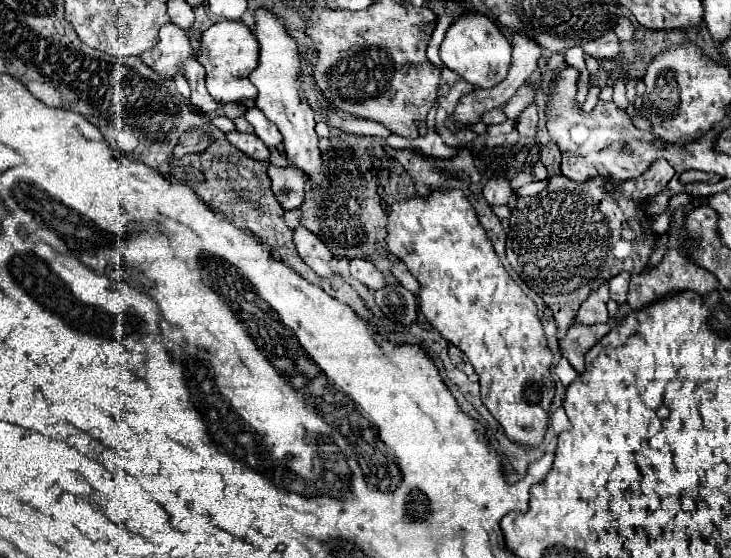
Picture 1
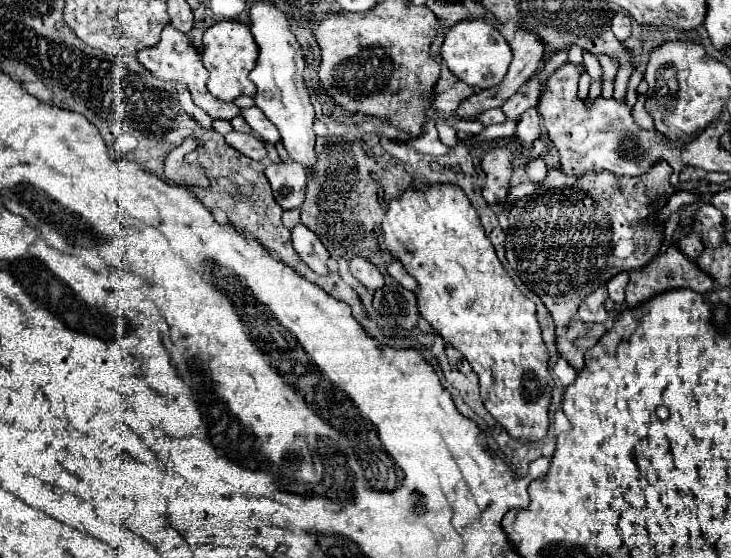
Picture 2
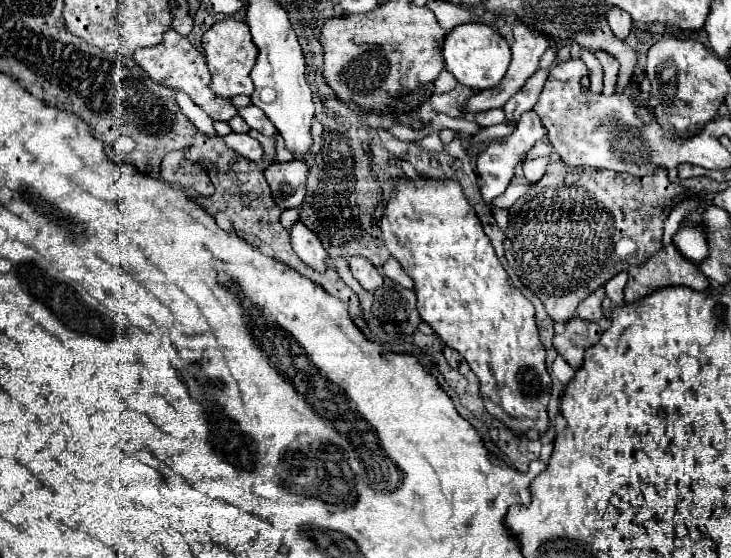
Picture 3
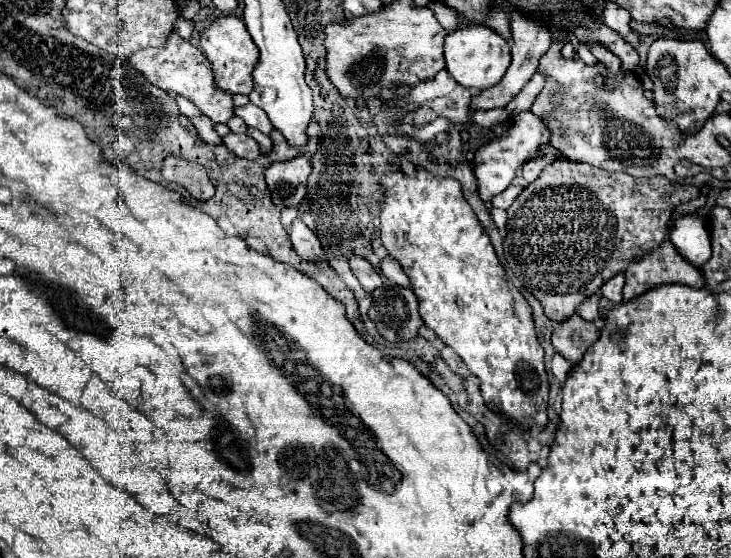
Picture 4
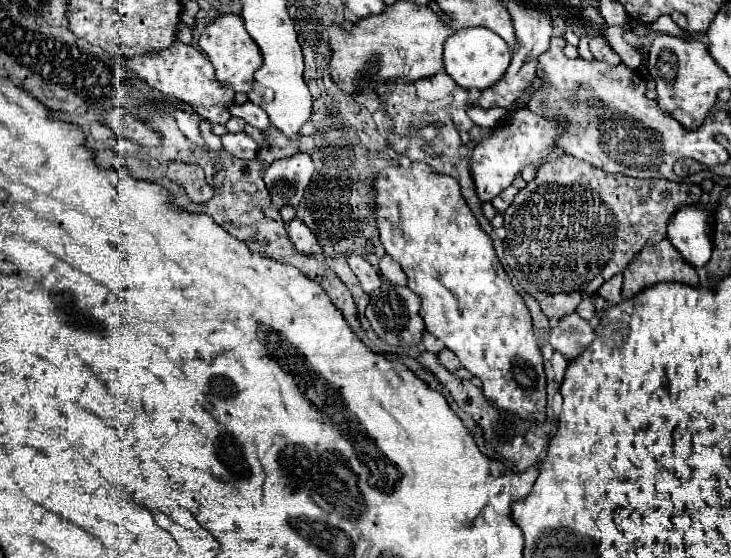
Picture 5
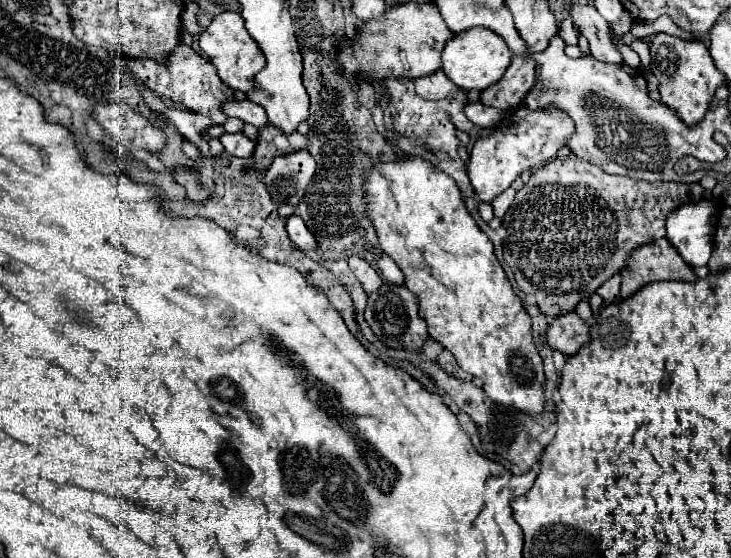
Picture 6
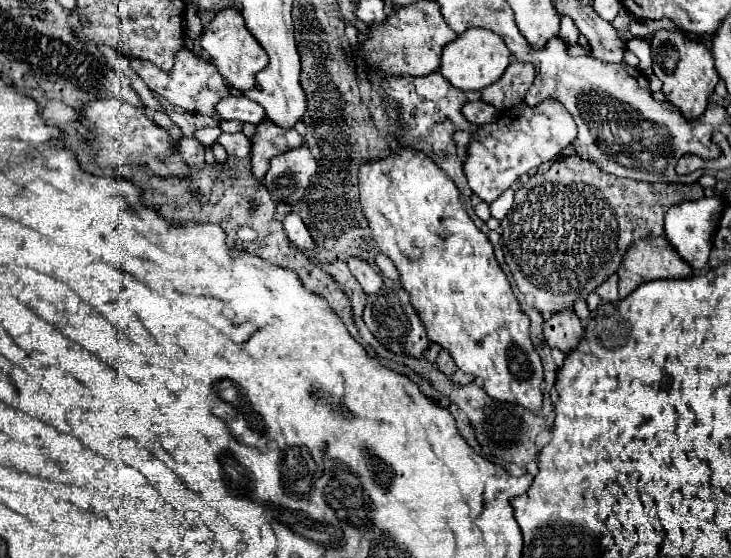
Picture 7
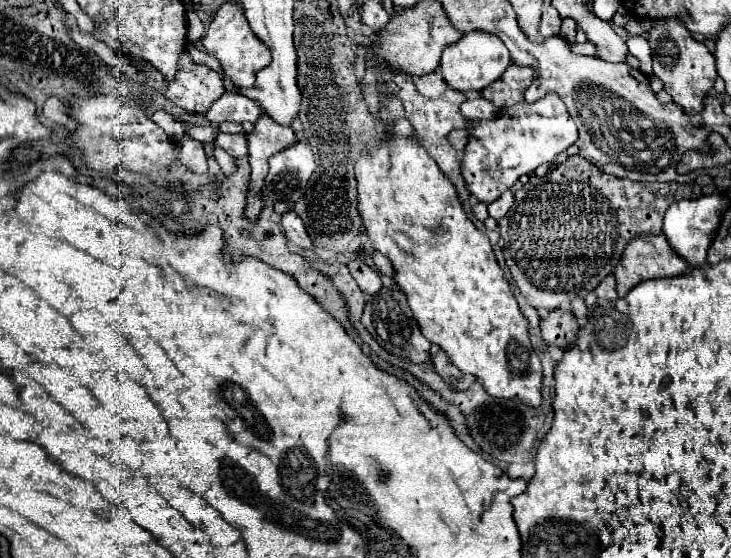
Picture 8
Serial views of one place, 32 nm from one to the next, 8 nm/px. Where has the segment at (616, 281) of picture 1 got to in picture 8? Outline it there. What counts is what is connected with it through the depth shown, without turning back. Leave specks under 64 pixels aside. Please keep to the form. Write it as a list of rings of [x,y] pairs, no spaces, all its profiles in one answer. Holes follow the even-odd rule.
[[[612,274],[606,276],[606,278],[598,284],[598,288],[596,288],[594,292],[596,292],[596,296],[598,296],[600,300],[616,300],[618,294],[616,294],[616,280],[614,280],[614,276],[612,276]]]

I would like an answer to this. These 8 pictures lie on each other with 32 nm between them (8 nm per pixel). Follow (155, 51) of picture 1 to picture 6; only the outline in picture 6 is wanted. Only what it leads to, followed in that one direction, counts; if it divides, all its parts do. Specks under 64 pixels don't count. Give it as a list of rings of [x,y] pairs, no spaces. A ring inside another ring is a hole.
[[[178,44],[168,56],[166,62],[154,62],[154,58],[130,58],[128,60],[128,68],[154,92],[170,98],[172,102],[208,116],[214,124],[224,124],[228,118],[226,114],[222,114],[222,102],[228,102],[230,98],[234,98],[234,92],[222,84],[222,80],[218,78],[212,62],[208,58],[204,58],[202,54],[198,54],[194,48],[186,46],[186,44]]]

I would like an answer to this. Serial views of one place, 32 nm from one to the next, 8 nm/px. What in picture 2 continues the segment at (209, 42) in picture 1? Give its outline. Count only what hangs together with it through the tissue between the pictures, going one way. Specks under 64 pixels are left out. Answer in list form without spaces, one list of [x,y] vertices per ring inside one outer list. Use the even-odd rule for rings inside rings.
[[[222,20],[222,22],[216,22],[214,26],[210,26],[204,32],[200,56],[202,56],[206,70],[210,72],[206,86],[214,98],[220,98],[222,102],[234,102],[238,96],[256,94],[256,86],[250,82],[248,74],[256,66],[258,44],[254,42],[252,32],[246,24],[242,24],[238,20]]]

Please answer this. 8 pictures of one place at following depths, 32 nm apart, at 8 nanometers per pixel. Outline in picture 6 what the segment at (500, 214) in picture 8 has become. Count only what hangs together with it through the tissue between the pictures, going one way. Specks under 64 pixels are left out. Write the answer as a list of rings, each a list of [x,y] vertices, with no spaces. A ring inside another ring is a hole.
[[[510,186],[510,188],[506,188],[500,196],[496,196],[494,200],[492,200],[492,208],[494,208],[494,214],[496,216],[504,216],[506,214],[506,210],[510,208],[510,204],[512,204],[512,200],[514,200],[514,196],[516,196],[516,190]]]

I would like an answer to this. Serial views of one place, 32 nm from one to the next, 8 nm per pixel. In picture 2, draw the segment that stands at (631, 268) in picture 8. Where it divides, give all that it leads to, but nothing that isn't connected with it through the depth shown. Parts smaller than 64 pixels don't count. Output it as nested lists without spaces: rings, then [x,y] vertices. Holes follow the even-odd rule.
[[[668,246],[668,250],[654,262],[650,262],[648,266],[644,266],[638,272],[630,272],[630,282],[626,288],[626,304],[630,308],[636,308],[638,304],[658,296],[660,292],[668,292],[668,290],[678,290],[678,288],[692,288],[696,292],[710,292],[714,290],[714,278],[708,276],[704,270],[698,268],[698,264],[690,258],[686,258],[686,254],[674,246]]]

